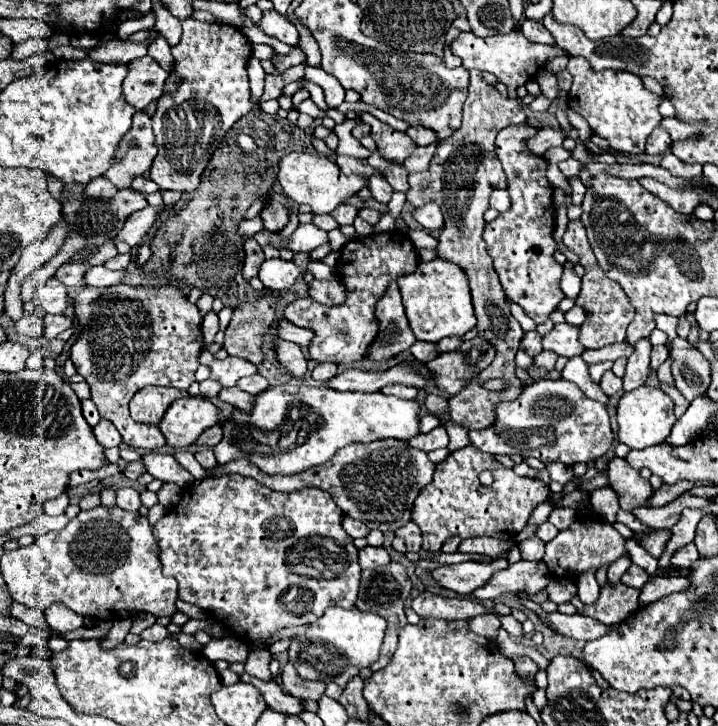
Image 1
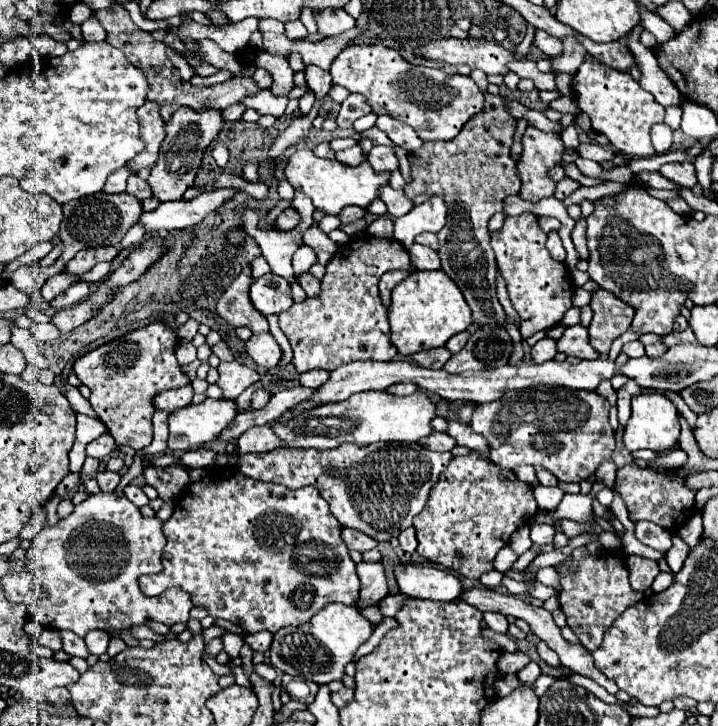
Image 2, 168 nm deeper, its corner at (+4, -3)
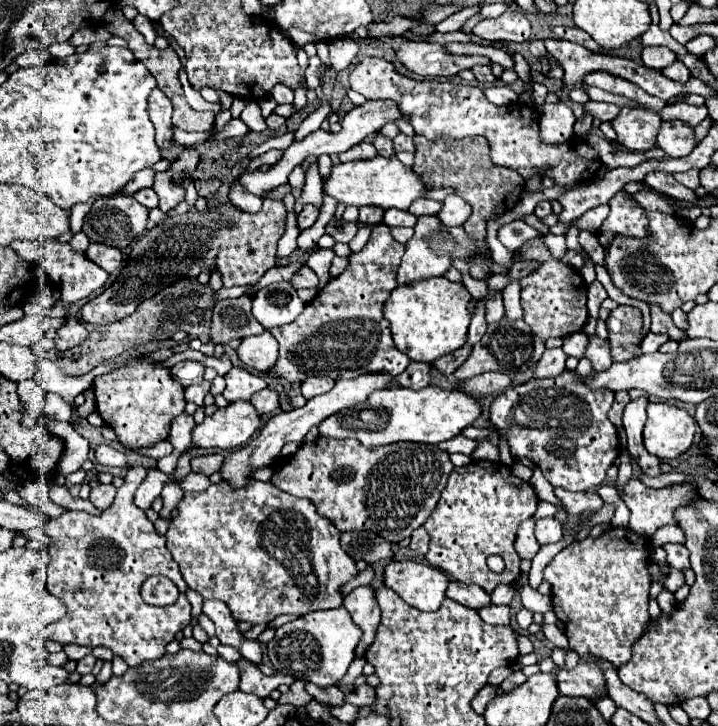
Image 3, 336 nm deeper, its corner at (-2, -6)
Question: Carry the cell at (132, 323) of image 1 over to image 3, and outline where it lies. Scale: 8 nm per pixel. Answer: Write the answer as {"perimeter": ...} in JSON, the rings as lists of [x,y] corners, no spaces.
{"perimeter":[[[132,355],[130,361],[110,373],[94,379],[96,411],[108,427],[118,435],[118,441],[136,451],[164,441],[170,433],[170,421],[184,413],[184,387],[172,379],[170,369],[162,361],[152,361],[148,355]]]}

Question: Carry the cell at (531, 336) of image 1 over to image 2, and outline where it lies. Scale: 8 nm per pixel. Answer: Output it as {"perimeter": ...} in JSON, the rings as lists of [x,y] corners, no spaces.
{"perimeter":[[[544,338],[544,340],[540,340],[534,348],[532,348],[532,360],[536,362],[536,364],[542,364],[542,362],[548,362],[548,360],[552,360],[554,356],[556,356],[556,340],[552,340],[552,338]]]}

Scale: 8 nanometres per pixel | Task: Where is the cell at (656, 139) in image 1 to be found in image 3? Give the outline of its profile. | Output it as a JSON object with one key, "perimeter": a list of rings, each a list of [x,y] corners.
{"perimeter":[[[664,121],[658,131],[658,147],[670,157],[684,157],[696,145],[694,129],[682,121]]]}

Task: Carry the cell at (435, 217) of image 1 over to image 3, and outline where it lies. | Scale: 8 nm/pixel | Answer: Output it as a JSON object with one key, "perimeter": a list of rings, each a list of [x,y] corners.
{"perimeter":[[[448,195],[436,217],[440,219],[442,227],[450,229],[450,227],[460,227],[468,219],[468,215],[470,215],[470,205],[458,195]]]}

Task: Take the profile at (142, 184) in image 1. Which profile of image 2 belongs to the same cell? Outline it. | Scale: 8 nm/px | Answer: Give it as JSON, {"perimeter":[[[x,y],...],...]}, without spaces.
{"perimeter":[[[130,176],[130,178],[128,178],[128,188],[126,188],[126,192],[132,194],[132,196],[136,196],[140,202],[152,196],[152,190],[150,190],[148,182],[142,180],[140,176]]]}

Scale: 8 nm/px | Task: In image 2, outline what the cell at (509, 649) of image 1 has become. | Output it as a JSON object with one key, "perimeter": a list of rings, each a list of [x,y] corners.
{"perimeter":[[[504,652],[504,654],[500,656],[500,660],[498,660],[496,666],[498,666],[500,672],[518,672],[518,670],[524,668],[528,662],[530,662],[530,658],[528,658],[526,654],[522,654],[522,652],[518,652],[518,654]]]}

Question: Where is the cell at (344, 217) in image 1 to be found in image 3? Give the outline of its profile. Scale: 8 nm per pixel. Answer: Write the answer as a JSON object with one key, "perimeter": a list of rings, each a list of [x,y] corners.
{"perimeter":[[[362,207],[358,223],[372,227],[372,225],[378,225],[382,221],[382,215],[384,215],[384,211],[380,207]]]}

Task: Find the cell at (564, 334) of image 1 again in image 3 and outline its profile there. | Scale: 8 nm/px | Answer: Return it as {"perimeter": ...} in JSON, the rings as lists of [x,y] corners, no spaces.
{"perimeter":[[[586,335],[586,337],[588,337],[588,347],[584,351],[584,357],[592,363],[596,371],[604,371],[612,363],[608,341],[600,339],[598,335]]]}

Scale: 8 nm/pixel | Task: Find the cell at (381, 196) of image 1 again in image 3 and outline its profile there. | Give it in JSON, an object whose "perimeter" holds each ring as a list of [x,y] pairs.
{"perimeter":[[[416,199],[408,207],[408,211],[412,215],[416,215],[416,217],[420,217],[420,215],[436,215],[440,209],[442,209],[442,203],[440,201],[432,201],[432,199]]]}

